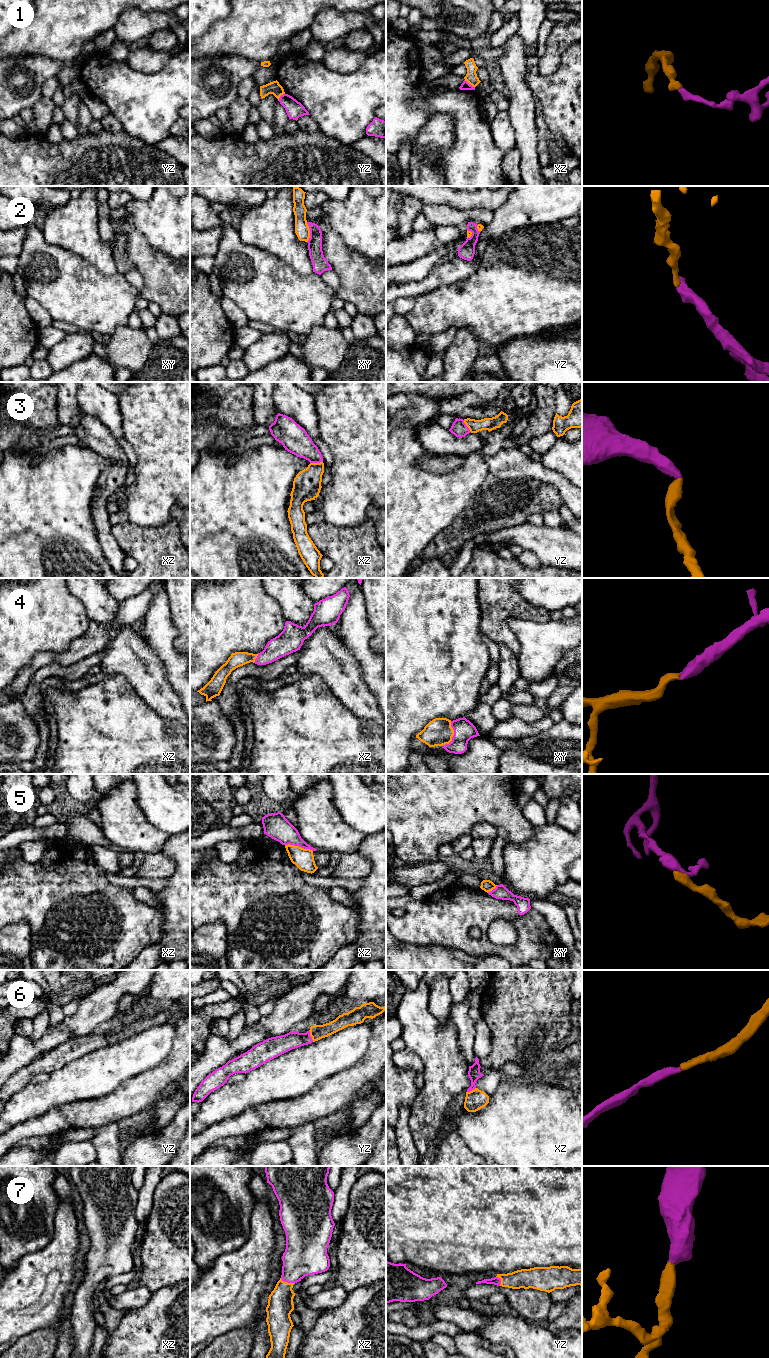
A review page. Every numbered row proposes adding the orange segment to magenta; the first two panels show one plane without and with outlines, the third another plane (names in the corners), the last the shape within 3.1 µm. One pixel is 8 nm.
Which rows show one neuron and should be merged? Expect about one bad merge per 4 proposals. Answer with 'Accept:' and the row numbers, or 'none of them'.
Accept: 2, 3, 4, 6, 7

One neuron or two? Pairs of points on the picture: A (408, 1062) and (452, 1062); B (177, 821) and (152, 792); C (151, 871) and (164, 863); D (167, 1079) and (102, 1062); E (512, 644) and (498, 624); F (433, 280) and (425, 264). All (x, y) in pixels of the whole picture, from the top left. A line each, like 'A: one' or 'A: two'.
A: two
B: one
C: one
D: two
E: one
F: two

